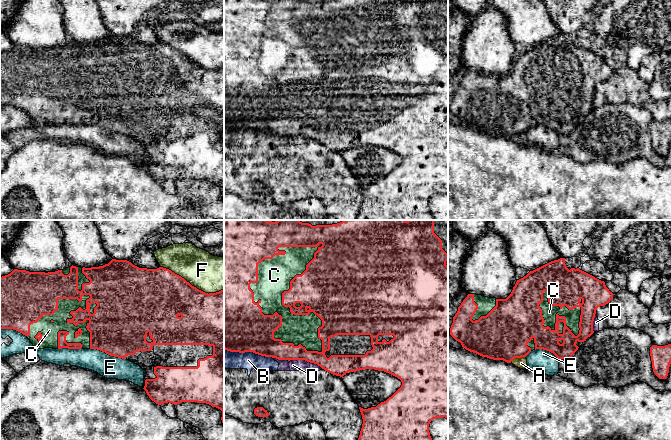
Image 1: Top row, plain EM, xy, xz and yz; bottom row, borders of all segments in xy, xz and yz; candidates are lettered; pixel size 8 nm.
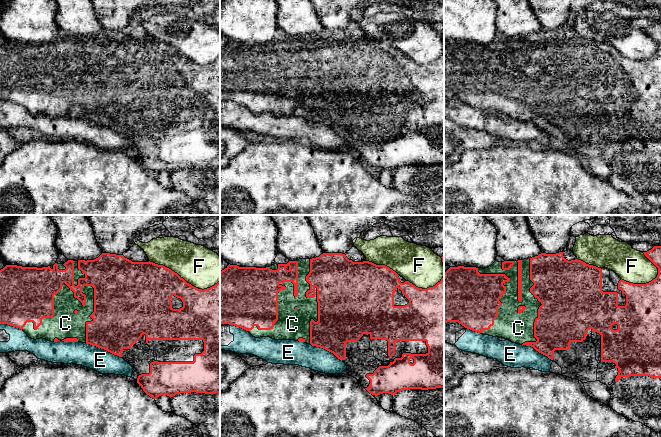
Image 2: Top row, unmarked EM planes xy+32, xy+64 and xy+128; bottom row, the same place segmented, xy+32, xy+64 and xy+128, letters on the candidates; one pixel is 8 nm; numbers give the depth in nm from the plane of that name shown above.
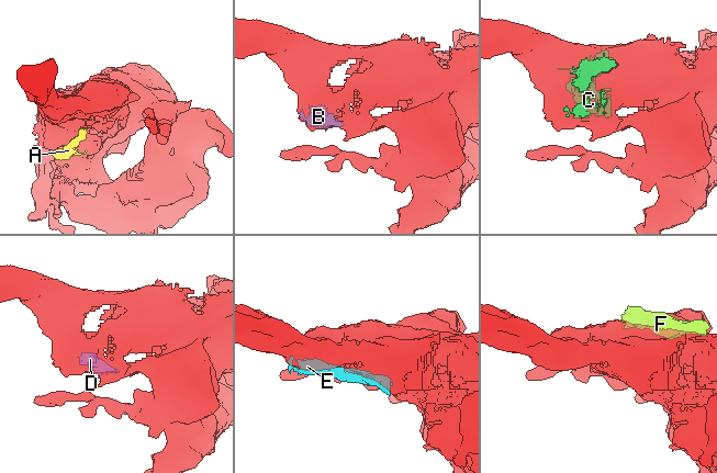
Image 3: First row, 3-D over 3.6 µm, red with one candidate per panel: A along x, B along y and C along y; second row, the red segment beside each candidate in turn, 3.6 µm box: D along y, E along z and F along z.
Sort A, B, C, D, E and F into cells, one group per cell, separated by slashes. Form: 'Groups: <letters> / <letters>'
Groups: A B D E / C / F

